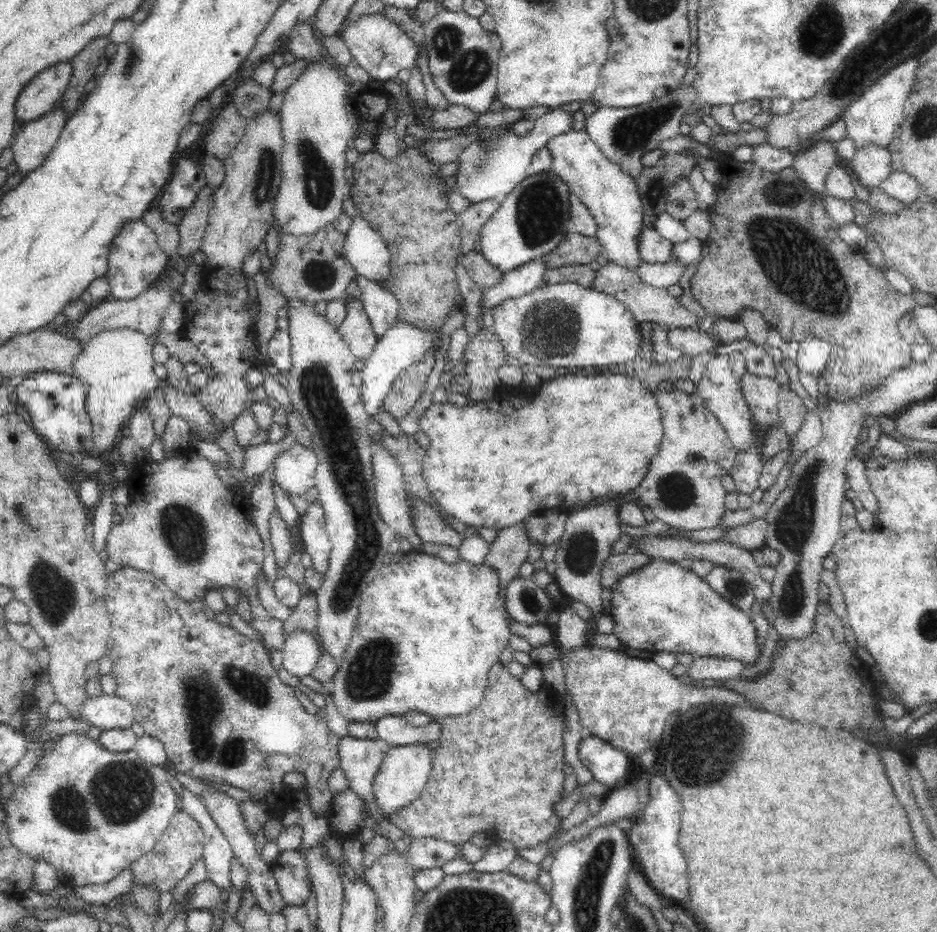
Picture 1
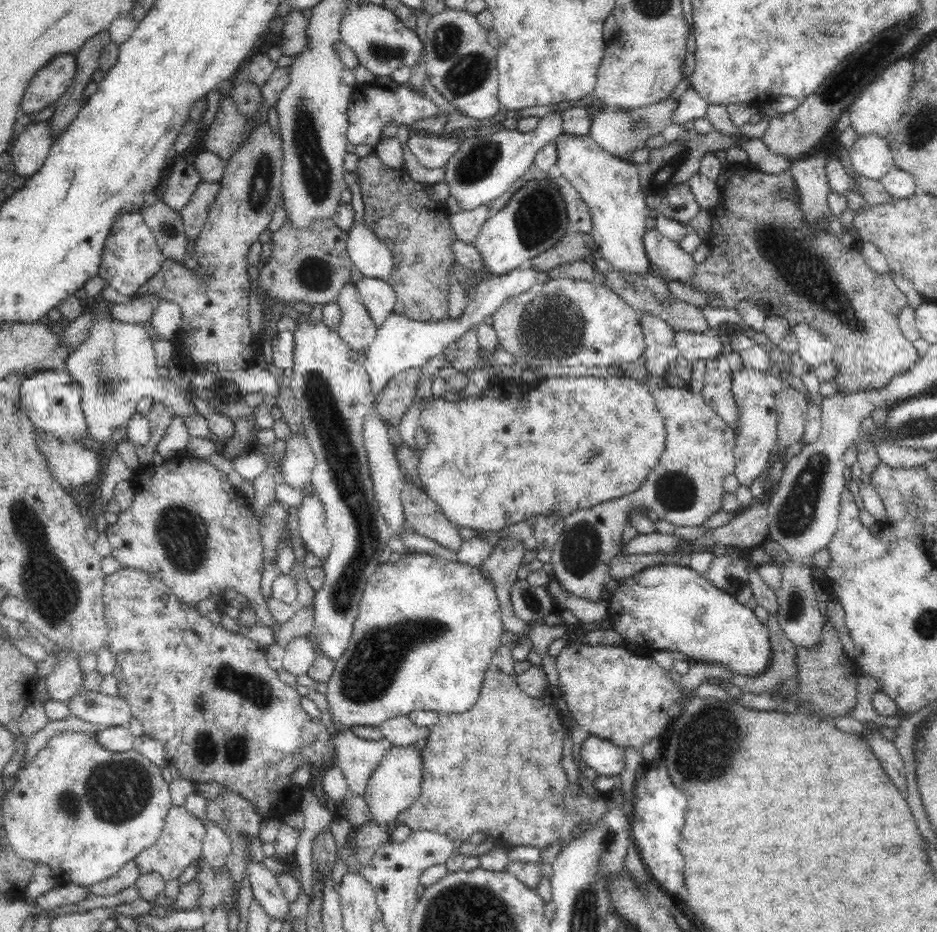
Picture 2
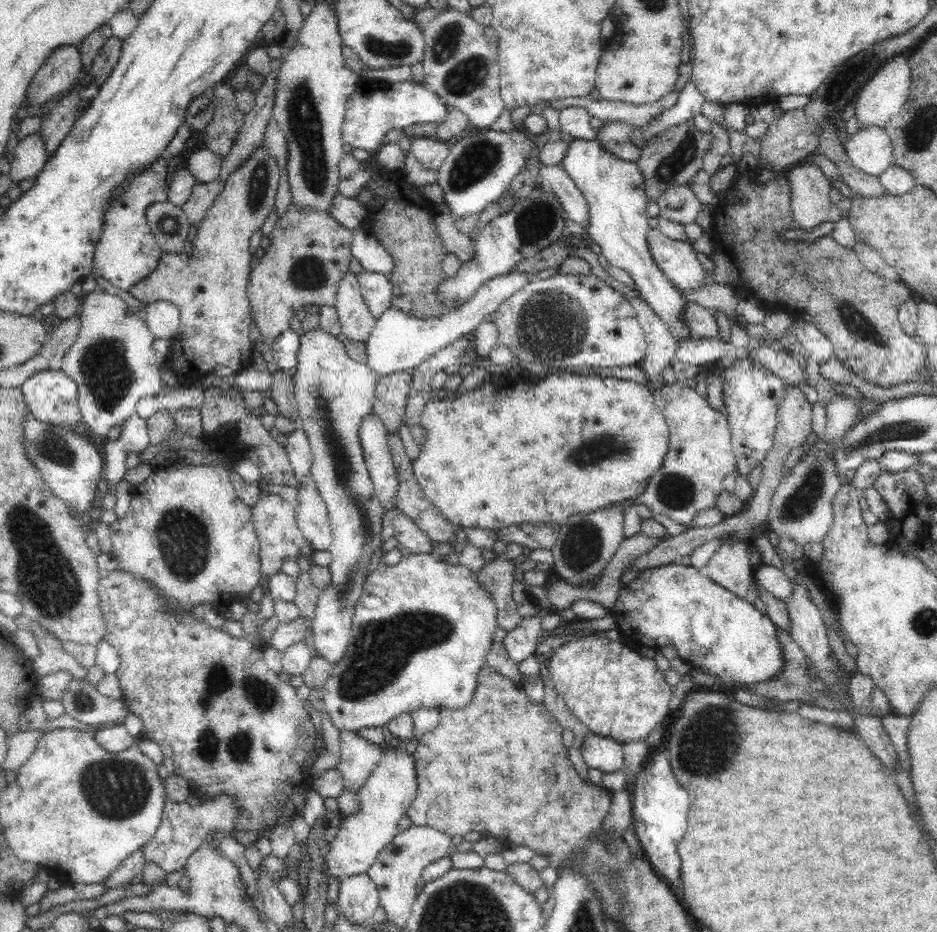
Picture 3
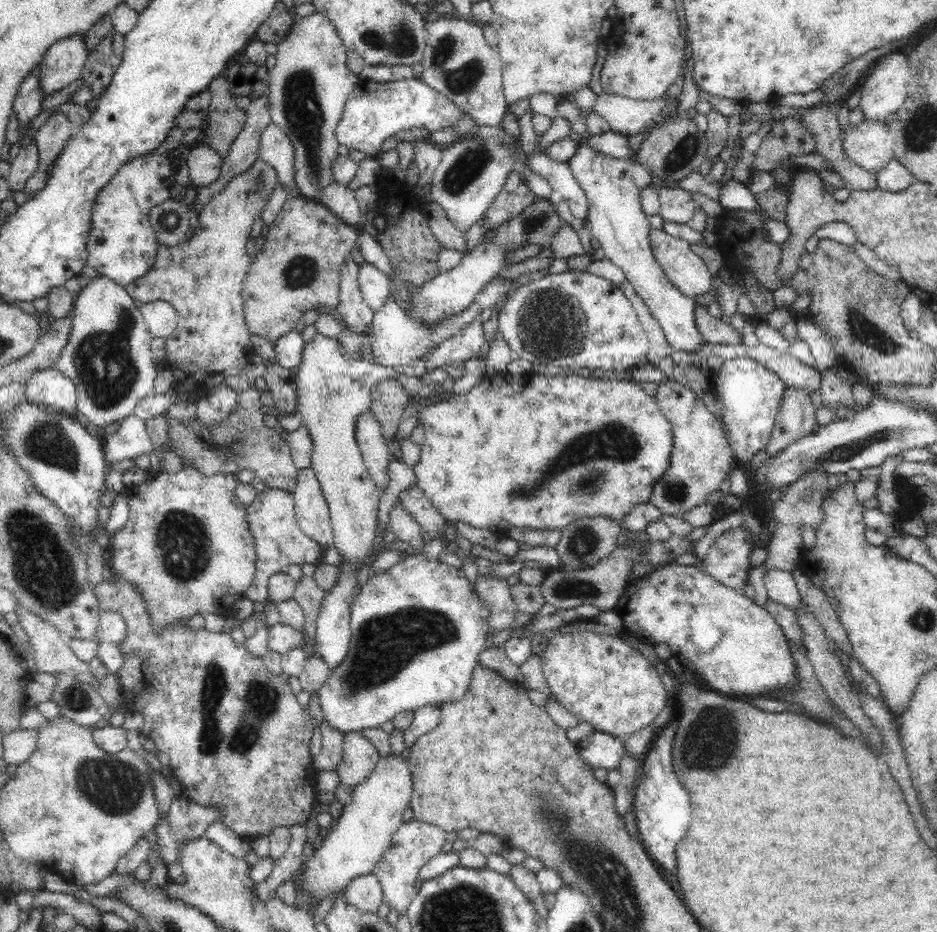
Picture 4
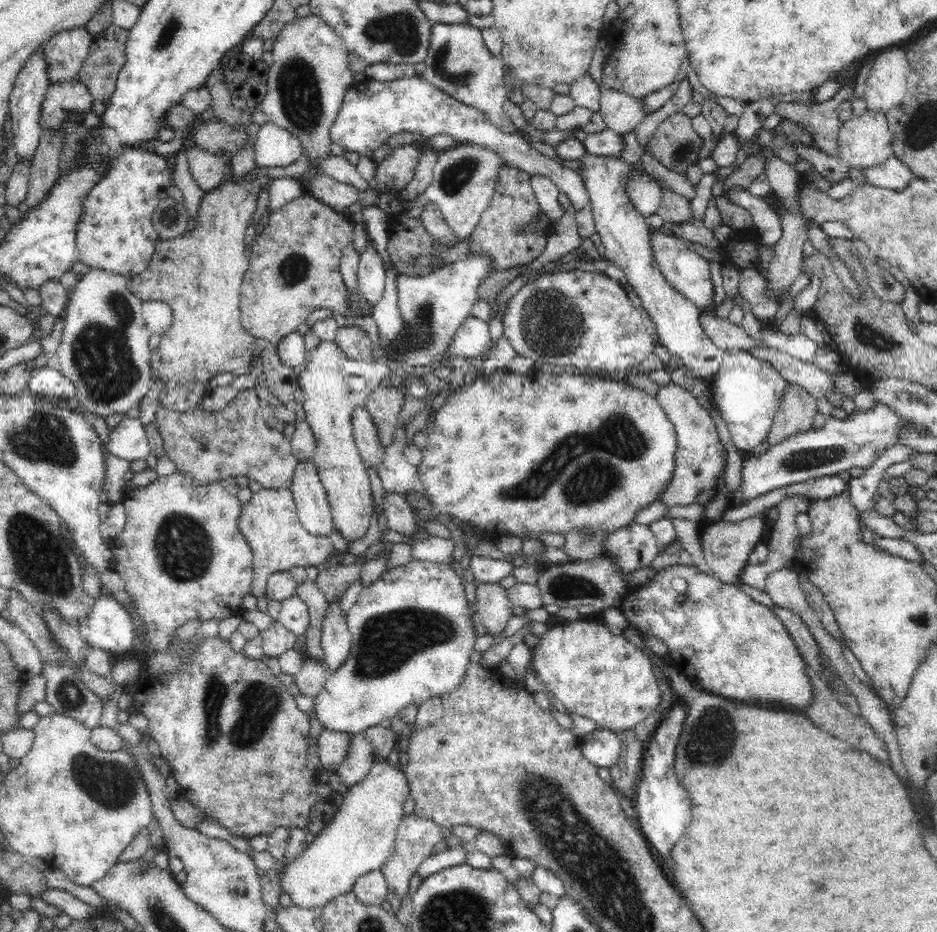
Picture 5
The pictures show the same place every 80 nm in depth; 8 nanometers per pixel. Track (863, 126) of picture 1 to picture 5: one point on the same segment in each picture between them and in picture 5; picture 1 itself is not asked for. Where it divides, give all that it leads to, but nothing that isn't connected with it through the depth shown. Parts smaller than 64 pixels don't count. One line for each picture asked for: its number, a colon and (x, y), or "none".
2: (875, 112)
3: (884, 95)
4: (884, 90)
5: (886, 86)

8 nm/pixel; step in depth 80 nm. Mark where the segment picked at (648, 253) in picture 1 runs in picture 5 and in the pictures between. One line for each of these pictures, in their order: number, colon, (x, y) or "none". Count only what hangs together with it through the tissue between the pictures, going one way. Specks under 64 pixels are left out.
2: (662, 252)
3: (677, 260)
4: (684, 268)
5: (688, 272)

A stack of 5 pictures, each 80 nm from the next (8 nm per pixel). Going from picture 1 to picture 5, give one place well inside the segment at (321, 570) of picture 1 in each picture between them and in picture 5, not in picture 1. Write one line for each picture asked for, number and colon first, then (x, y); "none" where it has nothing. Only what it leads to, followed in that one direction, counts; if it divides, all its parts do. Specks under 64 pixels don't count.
2: (311, 515)
3: (311, 517)
4: (311, 511)
5: (313, 510)

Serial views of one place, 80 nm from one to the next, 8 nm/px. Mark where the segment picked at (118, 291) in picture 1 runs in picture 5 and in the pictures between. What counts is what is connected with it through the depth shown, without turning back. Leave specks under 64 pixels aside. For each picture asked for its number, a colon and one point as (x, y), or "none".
2: (131, 255)
3: (127, 253)
4: (122, 247)
5: (115, 234)

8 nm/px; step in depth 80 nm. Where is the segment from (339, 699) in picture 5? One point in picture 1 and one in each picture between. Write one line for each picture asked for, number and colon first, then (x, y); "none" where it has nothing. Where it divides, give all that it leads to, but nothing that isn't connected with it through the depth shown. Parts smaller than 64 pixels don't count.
1: (427, 633)
2: (427, 629)
3: (421, 630)
4: (417, 628)

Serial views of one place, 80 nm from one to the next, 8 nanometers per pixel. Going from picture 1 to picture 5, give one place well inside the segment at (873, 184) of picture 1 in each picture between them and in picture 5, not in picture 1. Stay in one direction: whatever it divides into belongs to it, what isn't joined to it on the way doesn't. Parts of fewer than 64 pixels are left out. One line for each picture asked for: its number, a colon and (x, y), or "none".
2: (870, 155)
3: (870, 150)
4: (870, 145)
5: (865, 141)

